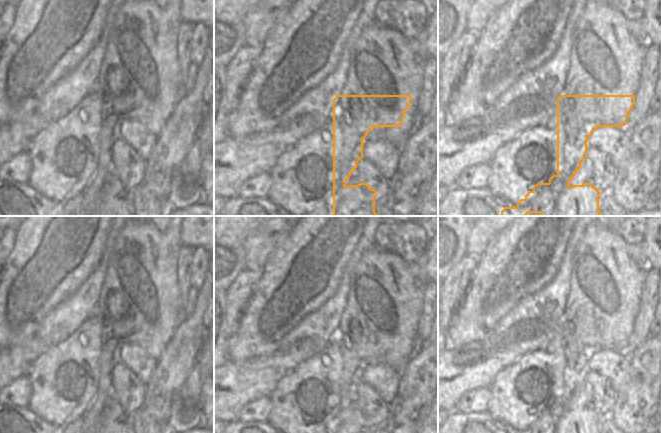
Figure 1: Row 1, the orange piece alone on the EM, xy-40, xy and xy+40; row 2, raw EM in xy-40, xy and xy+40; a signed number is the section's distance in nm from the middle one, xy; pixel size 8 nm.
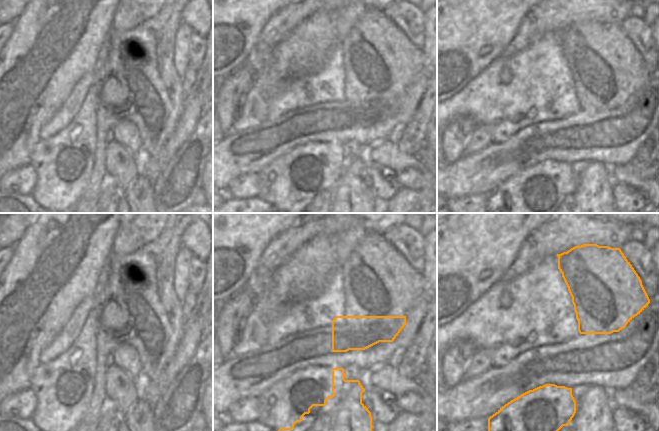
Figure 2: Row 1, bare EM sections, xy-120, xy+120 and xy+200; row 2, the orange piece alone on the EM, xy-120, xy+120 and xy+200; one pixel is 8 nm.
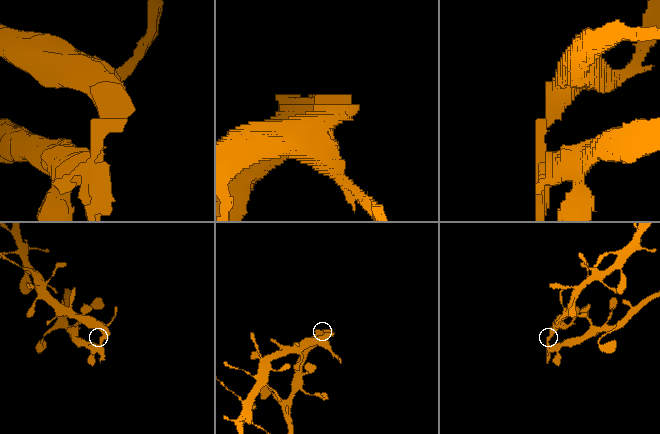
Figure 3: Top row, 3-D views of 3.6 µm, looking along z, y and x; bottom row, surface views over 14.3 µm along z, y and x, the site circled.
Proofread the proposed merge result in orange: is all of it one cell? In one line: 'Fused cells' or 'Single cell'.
Fused cells

